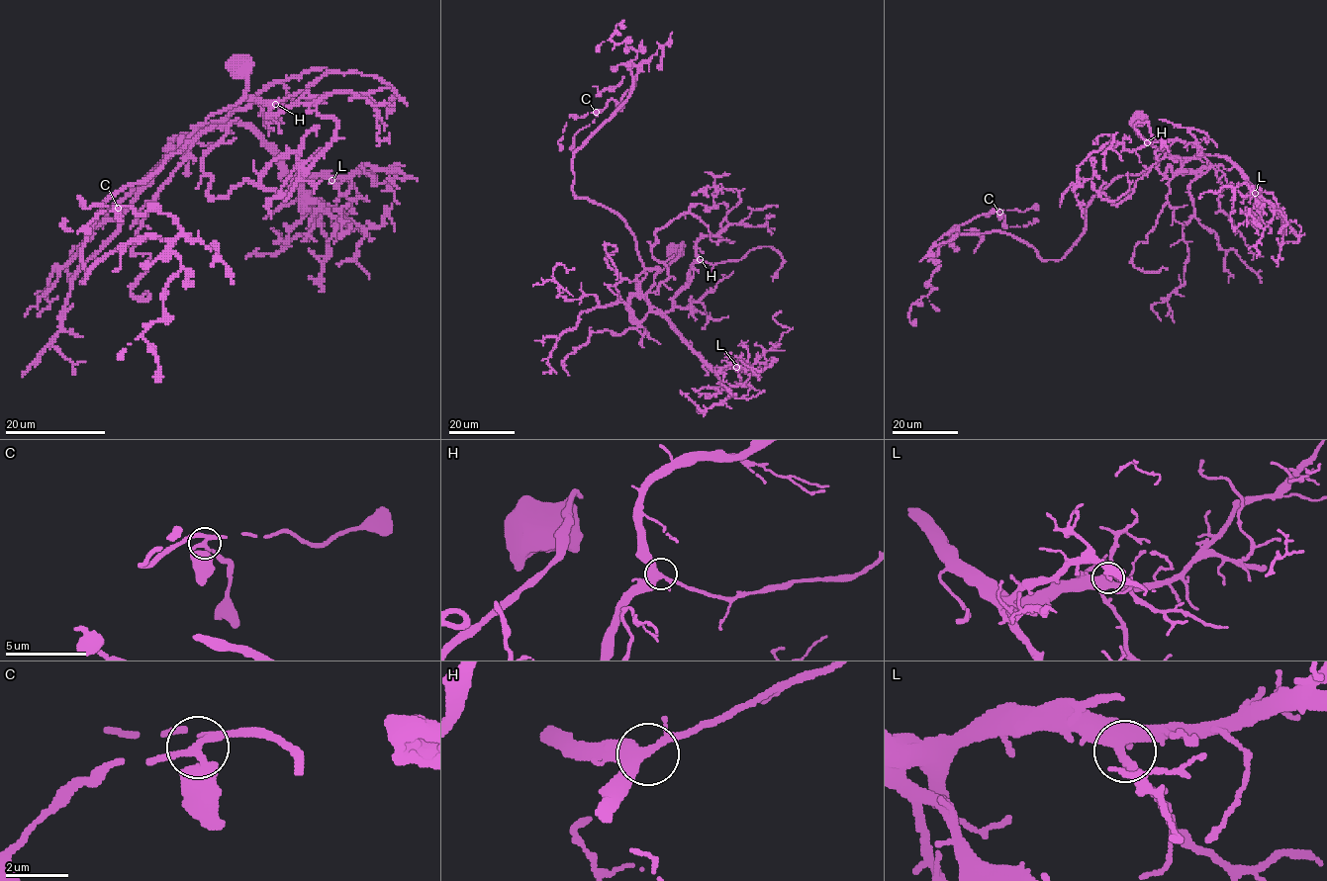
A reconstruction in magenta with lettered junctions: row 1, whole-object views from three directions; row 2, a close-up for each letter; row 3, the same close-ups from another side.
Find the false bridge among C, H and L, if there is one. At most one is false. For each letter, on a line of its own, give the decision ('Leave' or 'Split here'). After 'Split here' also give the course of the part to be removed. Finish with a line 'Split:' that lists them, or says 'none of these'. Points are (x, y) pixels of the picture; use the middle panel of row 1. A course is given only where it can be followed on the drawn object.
C: Leave
H: Leave
L: Leave
Split: none of these

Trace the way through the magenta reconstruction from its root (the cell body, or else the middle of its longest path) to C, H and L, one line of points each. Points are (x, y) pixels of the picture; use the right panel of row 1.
C: (1138, 117), (1149, 143), (1185, 161), (1115, 177), (1060, 259), (998, 231), (954, 230), (999, 212)
H: (1138, 117), (1135, 132), (1151, 145), (1184, 158), (1199, 153), (1195, 146), (1180, 141), (1147, 142)
L: (1138, 117), (1135, 132), (1151, 145), (1184, 158), (1223, 155), (1259, 192), (1255, 193)

